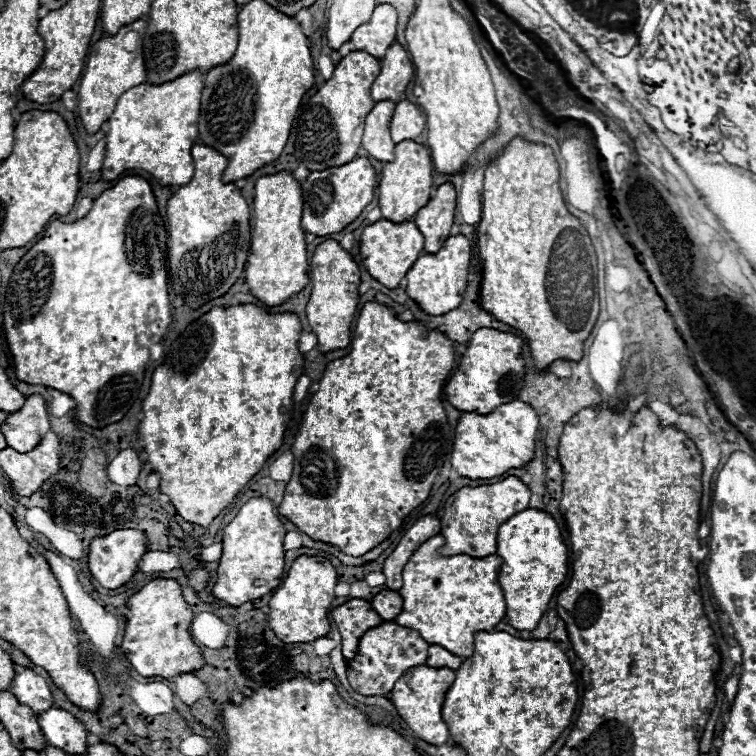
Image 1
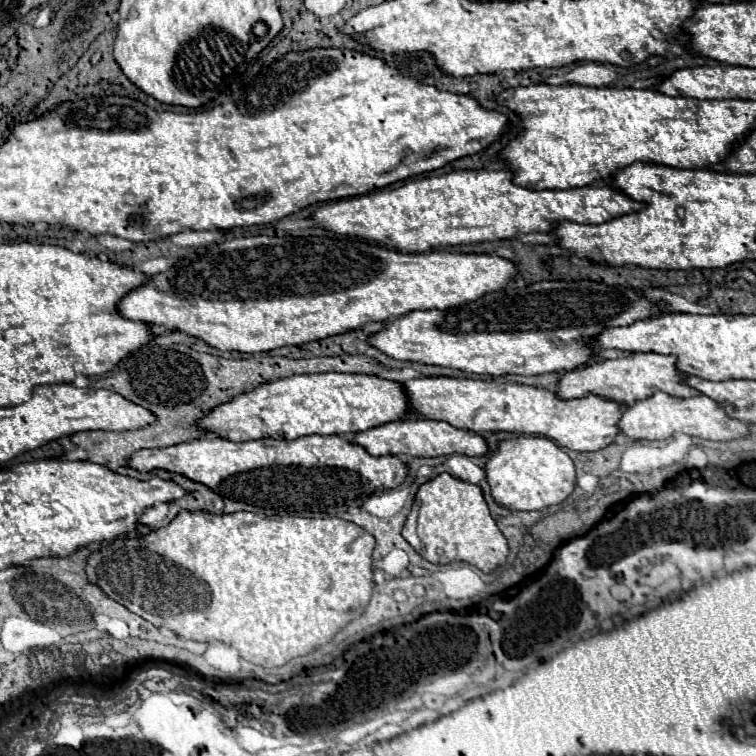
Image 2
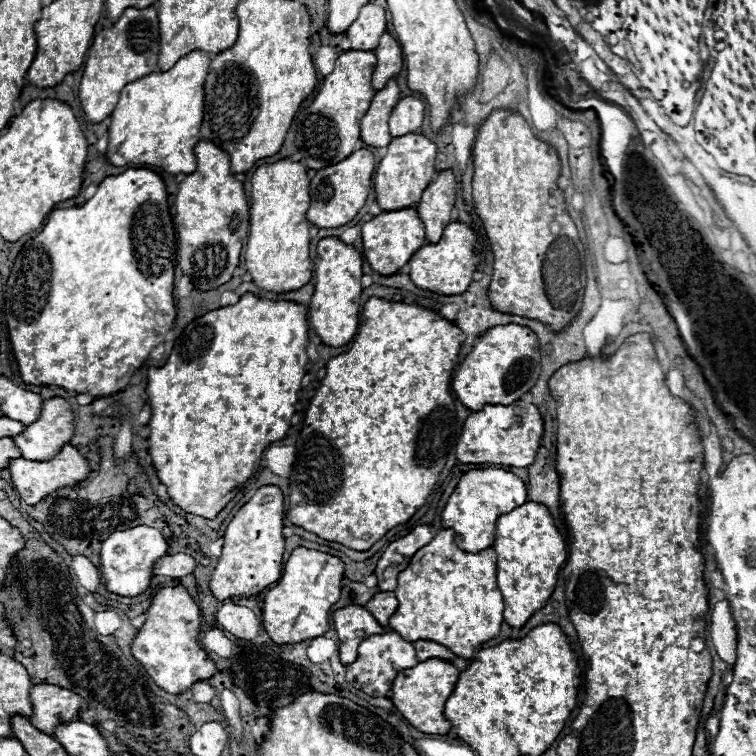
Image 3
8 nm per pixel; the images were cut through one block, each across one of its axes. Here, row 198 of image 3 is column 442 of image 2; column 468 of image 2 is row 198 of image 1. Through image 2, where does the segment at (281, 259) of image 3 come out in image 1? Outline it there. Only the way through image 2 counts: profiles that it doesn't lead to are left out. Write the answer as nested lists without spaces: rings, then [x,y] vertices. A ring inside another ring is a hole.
[[[278,172],[270,176],[262,176],[254,188],[254,222],[252,222],[252,240],[250,254],[246,262],[246,284],[250,286],[250,294],[262,300],[266,306],[280,306],[292,294],[298,294],[310,280],[310,264],[306,254],[304,230],[300,228],[302,220],[302,188],[292,178],[290,172]]]

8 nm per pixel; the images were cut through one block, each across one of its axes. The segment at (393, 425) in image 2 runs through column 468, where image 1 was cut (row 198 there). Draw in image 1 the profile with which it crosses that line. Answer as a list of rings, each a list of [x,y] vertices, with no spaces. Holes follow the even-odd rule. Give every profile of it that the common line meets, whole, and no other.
[[[442,184],[434,198],[416,212],[414,224],[424,234],[424,252],[434,254],[442,248],[444,240],[450,236],[452,220],[456,210],[456,190],[452,184]]]

